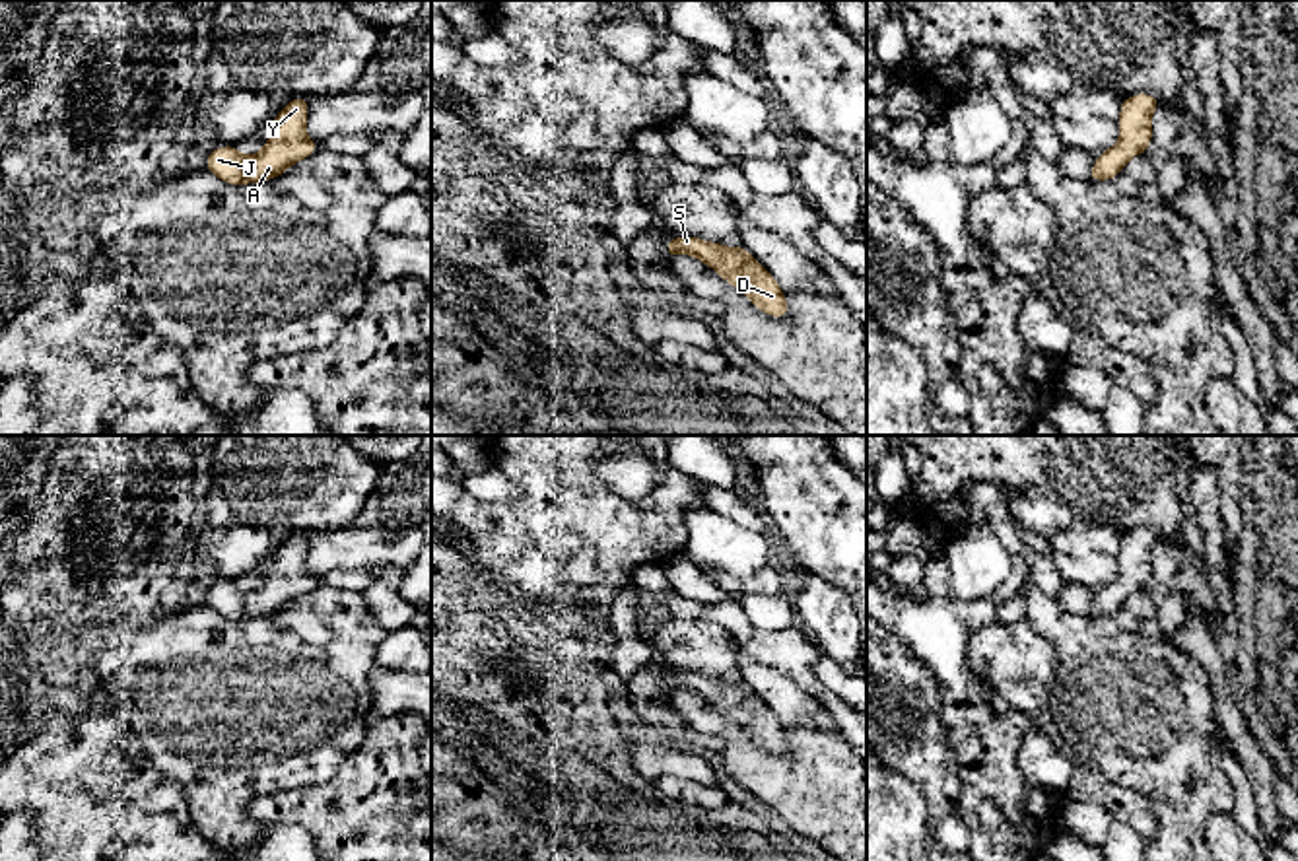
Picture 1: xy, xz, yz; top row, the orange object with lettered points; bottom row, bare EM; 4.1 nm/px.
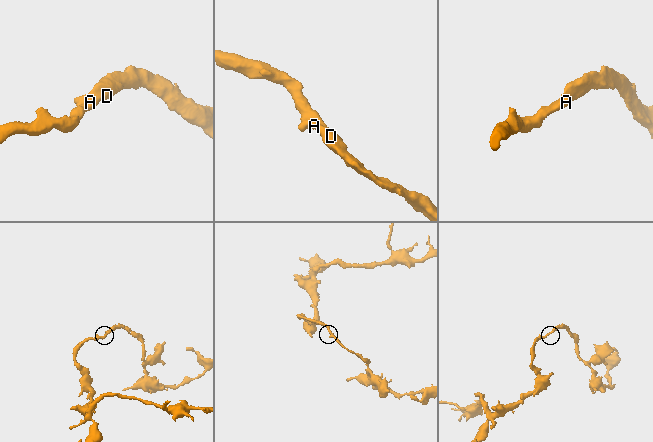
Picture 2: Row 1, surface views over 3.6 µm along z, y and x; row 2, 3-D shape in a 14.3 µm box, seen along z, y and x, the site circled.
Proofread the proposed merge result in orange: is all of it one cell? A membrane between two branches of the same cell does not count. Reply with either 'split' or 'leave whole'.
leave whole

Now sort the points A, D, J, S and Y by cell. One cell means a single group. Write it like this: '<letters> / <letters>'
A D J S Y

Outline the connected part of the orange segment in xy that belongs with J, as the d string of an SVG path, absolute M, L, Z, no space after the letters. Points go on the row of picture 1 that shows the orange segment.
M307 97L288 101L270 122L272 138L256 155L245 155L237 146L220 146L206 154L206 169L231 187L270 181L319 150L307 136Z

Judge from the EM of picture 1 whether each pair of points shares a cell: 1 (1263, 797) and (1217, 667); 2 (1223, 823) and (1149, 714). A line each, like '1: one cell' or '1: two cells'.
1: one cell
2: two cells

